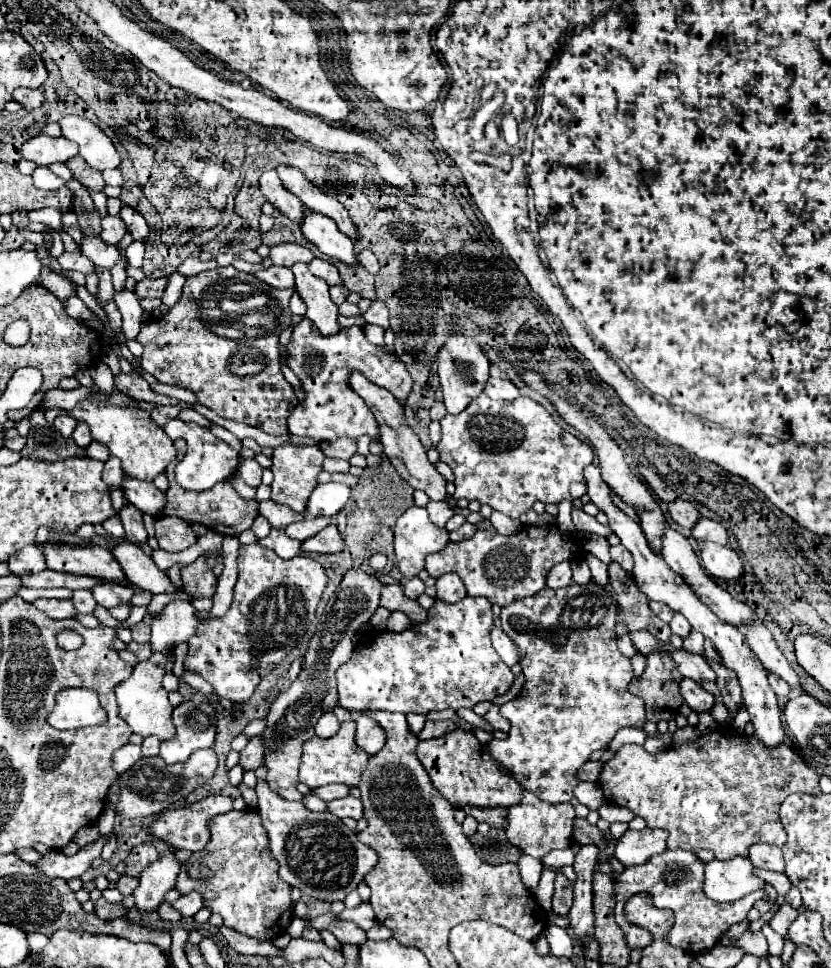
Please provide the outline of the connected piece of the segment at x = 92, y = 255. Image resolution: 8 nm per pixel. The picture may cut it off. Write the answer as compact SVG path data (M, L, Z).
M84 236L80 242L80 248L84 256L88 256L96 266L102 266L102 268L112 268L120 258L118 248L104 244L100 236Z

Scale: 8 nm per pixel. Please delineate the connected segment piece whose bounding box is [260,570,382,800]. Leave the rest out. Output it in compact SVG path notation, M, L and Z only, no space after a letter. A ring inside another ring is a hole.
M362 570L346 572L342 584L328 600L322 618L316 624L298 678L286 690L282 690L270 704L270 712L266 716L266 730L260 734L264 748L264 766L268 768L266 782L276 794L280 794L286 800L302 798L302 794L296 790L302 744L314 736L314 726L318 718L326 712L332 712L338 706L334 674L354 652L354 636L358 628L366 624L370 616L376 612L380 592L382 582L374 574L366 574Z

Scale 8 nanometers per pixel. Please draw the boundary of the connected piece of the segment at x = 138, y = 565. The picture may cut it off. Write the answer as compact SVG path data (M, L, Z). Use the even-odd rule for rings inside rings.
M120 542L112 548L112 554L120 562L128 580L138 586L140 590L148 590L152 594L160 592L178 592L180 588L174 586L164 570L160 570L154 560L140 550L140 546L130 542Z

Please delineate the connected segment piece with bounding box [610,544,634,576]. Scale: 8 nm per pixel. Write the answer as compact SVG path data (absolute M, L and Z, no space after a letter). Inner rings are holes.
M622 544L612 546L612 548L610 548L610 554L612 554L612 560L614 560L614 562L618 562L618 564L626 570L626 574L628 574L628 576L634 576L634 574L632 574L632 566L634 566L634 564L632 564L630 552L628 552Z

